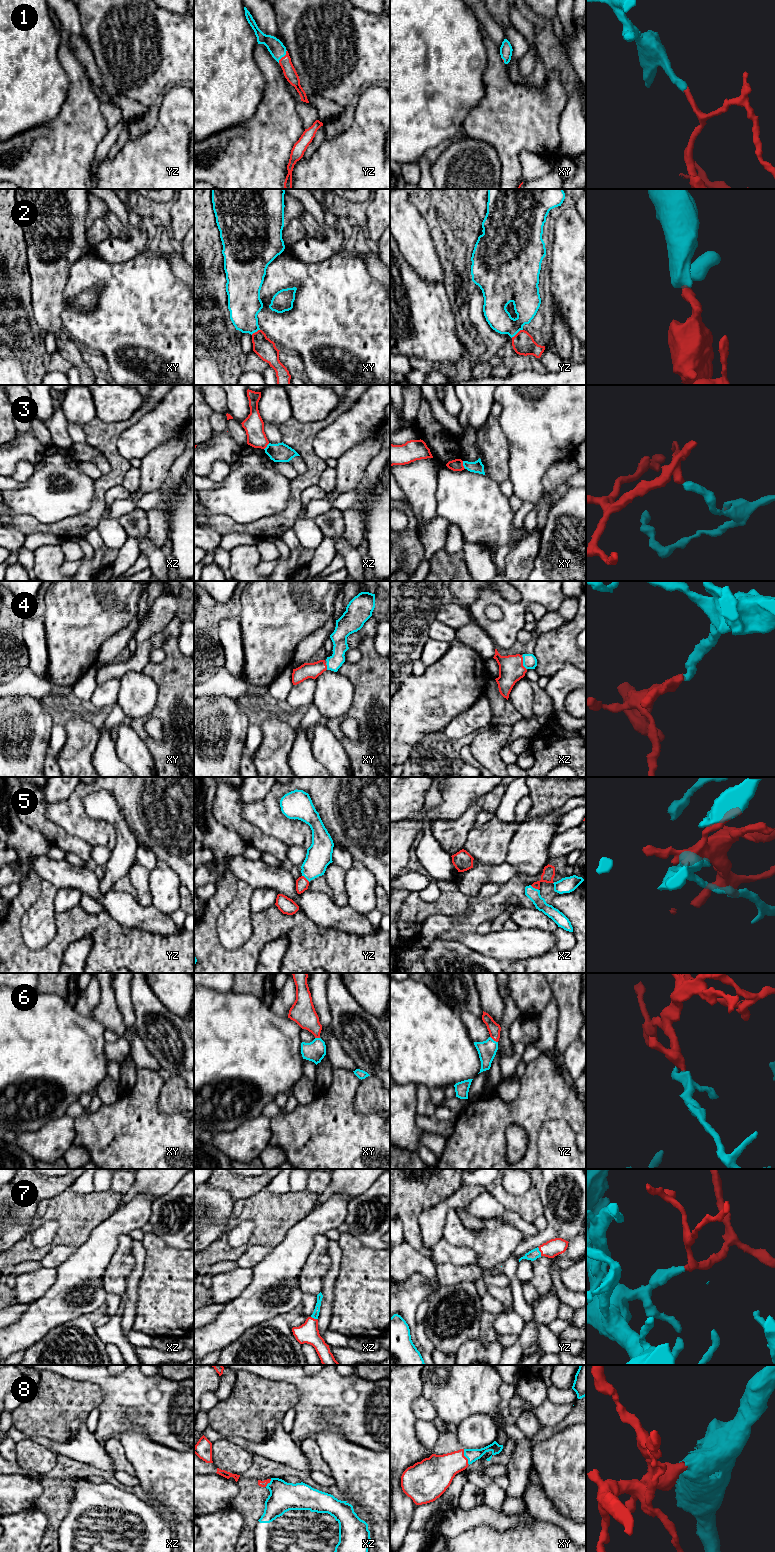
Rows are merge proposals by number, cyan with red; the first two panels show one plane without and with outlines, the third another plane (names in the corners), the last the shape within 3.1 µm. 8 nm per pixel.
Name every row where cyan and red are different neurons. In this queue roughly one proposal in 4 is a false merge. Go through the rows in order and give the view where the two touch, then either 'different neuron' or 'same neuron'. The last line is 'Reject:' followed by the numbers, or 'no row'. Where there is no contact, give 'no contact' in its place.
1: yz | same neuron
2: yz | same neuron
3: xy | different neuron
4: xz | same neuron
5: xz | same neuron
6: yz | same neuron
7: yz | same neuron
8: xy | same neuron
Reject: 3

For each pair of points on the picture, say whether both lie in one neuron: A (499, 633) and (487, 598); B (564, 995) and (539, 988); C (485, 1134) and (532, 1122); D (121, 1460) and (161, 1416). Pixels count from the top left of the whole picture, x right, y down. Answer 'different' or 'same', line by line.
A: same
B: different
C: same
D: different

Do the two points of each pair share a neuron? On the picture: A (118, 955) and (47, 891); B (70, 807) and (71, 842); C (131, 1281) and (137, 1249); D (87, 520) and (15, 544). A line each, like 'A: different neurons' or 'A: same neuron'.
A: different neurons
B: different neurons
C: same neuron
D: different neurons

